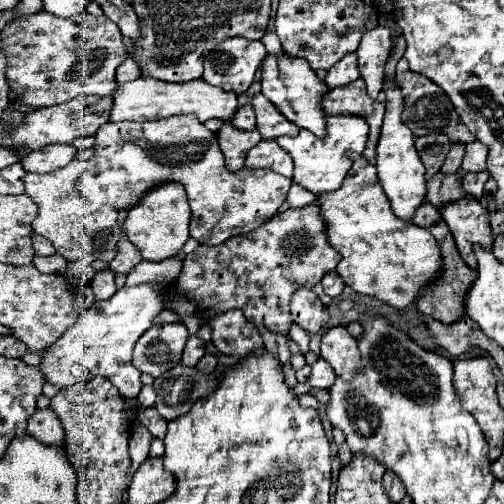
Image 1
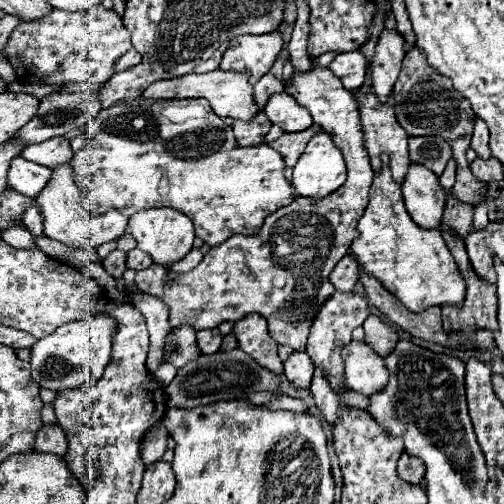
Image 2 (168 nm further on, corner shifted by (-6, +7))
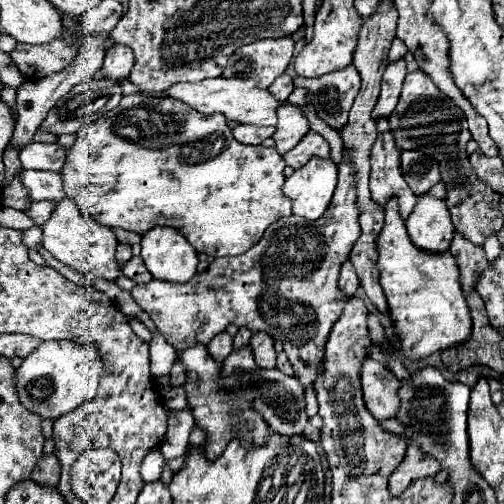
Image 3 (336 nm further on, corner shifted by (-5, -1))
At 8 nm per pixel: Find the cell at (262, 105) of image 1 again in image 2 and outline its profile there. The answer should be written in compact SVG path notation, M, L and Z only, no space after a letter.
M286 92L270 96L264 112L270 118L270 122L280 126L284 132L300 132L312 126L310 112L306 108L300 108L296 100Z

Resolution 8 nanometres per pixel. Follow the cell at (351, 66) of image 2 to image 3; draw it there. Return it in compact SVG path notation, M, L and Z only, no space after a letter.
M353 64L311 80L297 78L295 82L311 94L311 104L317 116L329 128L341 130L347 124L351 104L359 92L359 72L355 72Z

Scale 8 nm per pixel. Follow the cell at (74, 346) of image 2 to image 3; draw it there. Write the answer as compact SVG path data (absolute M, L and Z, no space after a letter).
M53 340L43 342L35 352L23 358L23 364L17 368L15 376L15 390L25 410L37 414L41 420L55 420L75 410L79 404L95 398L99 374L101 360L95 350L69 340Z

